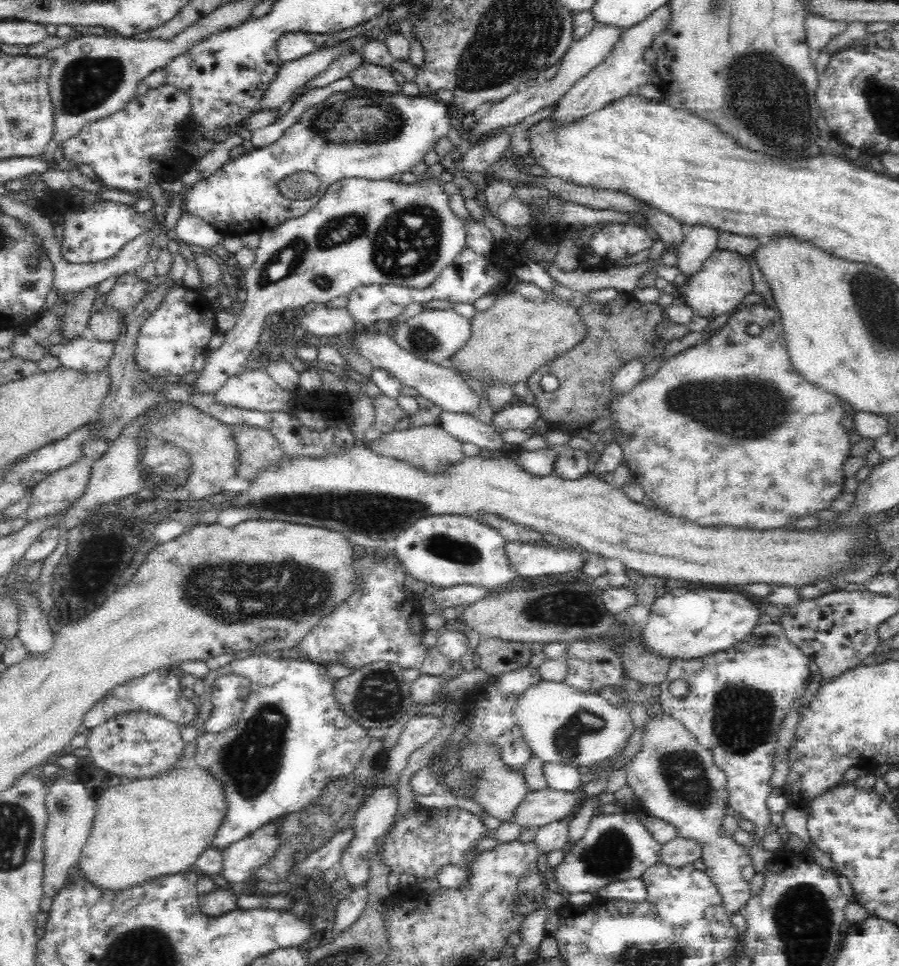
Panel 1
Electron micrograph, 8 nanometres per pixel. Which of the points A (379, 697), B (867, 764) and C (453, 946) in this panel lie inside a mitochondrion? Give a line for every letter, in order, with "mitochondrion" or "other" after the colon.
A: mitochondrion
B: other
C: other

